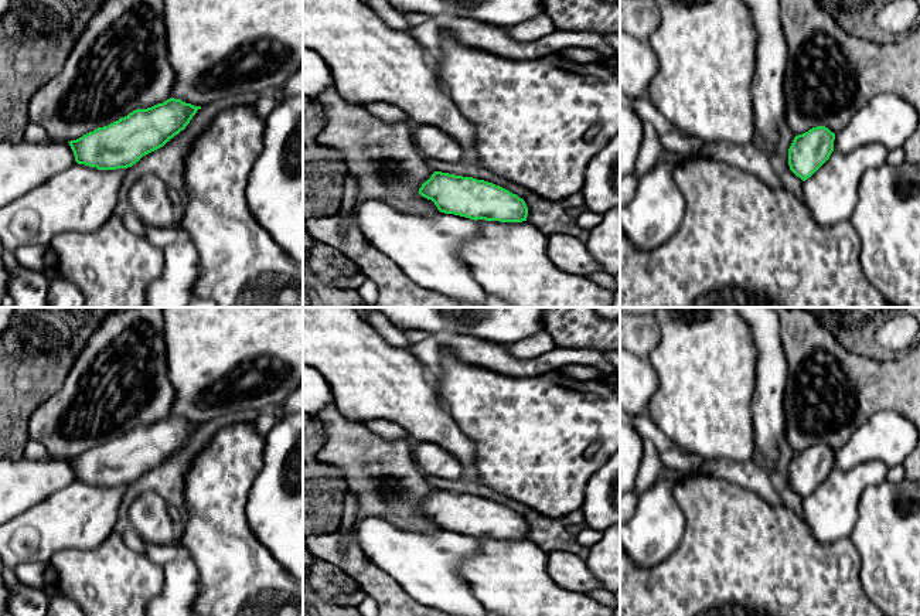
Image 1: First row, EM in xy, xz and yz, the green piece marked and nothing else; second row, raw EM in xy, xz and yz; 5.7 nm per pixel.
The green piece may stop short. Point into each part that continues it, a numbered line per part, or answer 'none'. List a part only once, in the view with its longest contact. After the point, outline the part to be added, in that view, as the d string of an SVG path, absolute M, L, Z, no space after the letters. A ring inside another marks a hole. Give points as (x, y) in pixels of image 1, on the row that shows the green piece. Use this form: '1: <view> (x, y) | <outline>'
1: xy (82, 198) | M75 163L1 207L3 248L48 248L58 234L96 231L115 214L129 169L98 170Z

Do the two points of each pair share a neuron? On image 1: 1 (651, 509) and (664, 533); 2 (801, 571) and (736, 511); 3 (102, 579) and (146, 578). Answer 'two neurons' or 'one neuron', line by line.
1: one neuron
2: one neuron
3: one neuron

